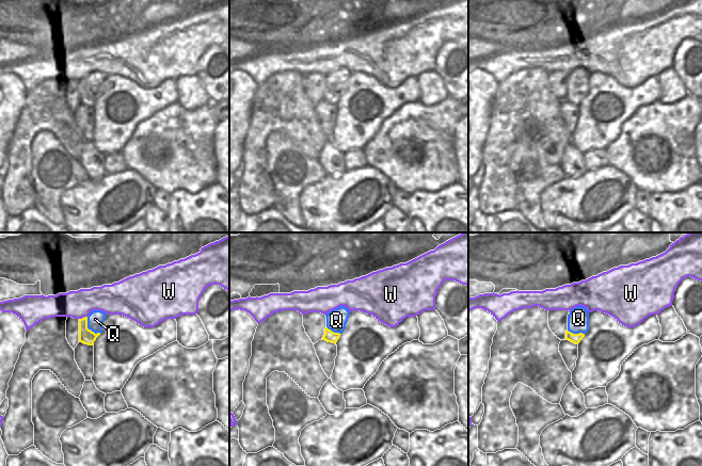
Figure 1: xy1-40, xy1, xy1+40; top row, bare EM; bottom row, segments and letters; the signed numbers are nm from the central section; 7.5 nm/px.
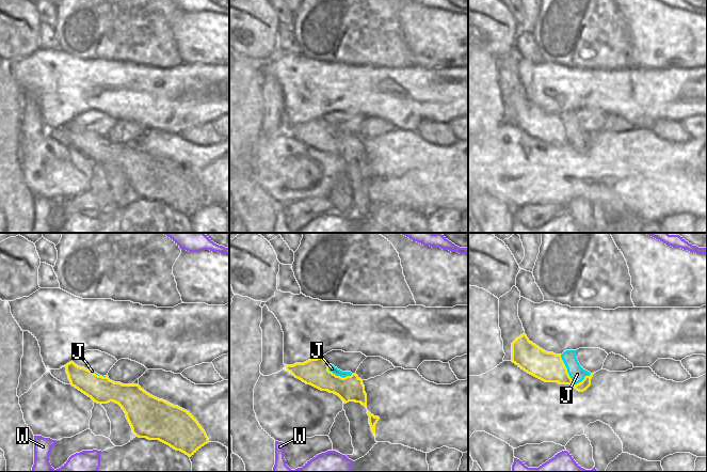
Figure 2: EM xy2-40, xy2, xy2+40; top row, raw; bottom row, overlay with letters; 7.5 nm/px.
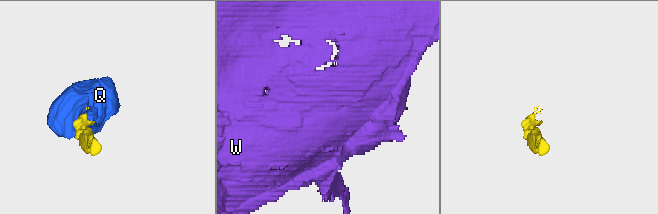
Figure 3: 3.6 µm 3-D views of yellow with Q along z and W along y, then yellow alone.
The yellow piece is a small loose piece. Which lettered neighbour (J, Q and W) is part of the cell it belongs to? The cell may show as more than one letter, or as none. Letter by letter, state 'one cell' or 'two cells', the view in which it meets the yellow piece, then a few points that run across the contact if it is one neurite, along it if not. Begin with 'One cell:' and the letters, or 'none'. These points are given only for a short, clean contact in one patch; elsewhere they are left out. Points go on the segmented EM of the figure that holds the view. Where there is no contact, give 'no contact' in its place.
One cell: none
J: two cells; contact in xy2+40; line xy2+40 (560, 355), (568, 376), (575, 383), (578, 383), (591, 374)
Q: two cells; contact in xy1-40
W: two cells; contact in xy1-40

